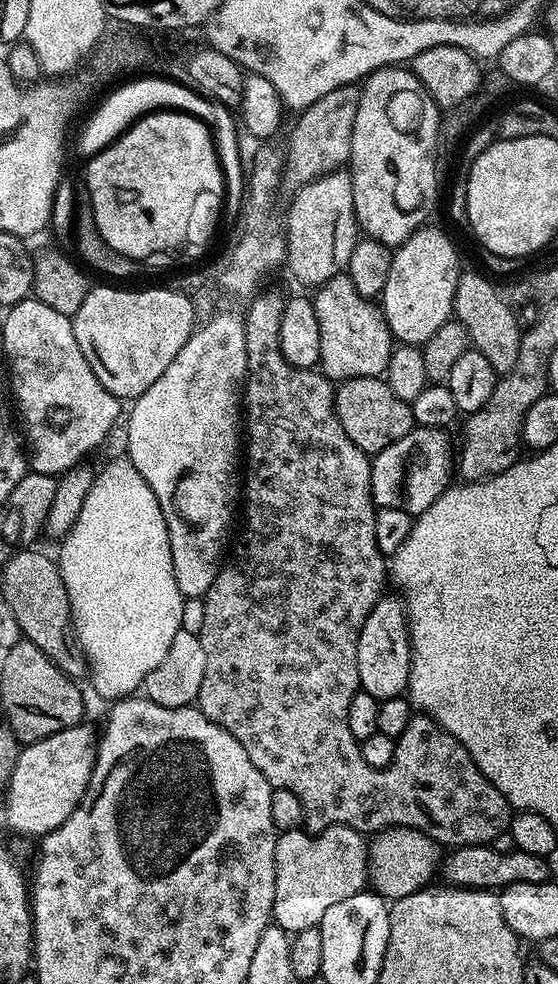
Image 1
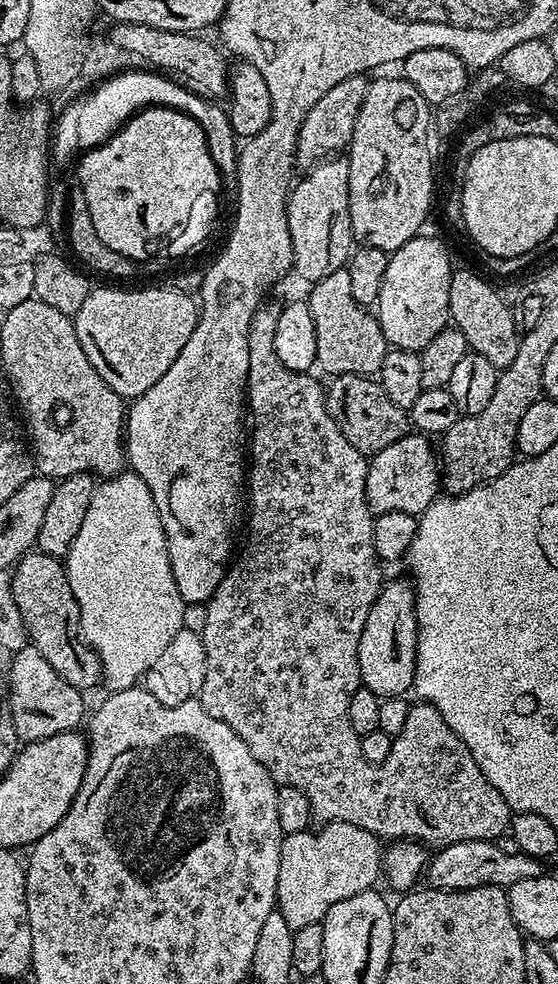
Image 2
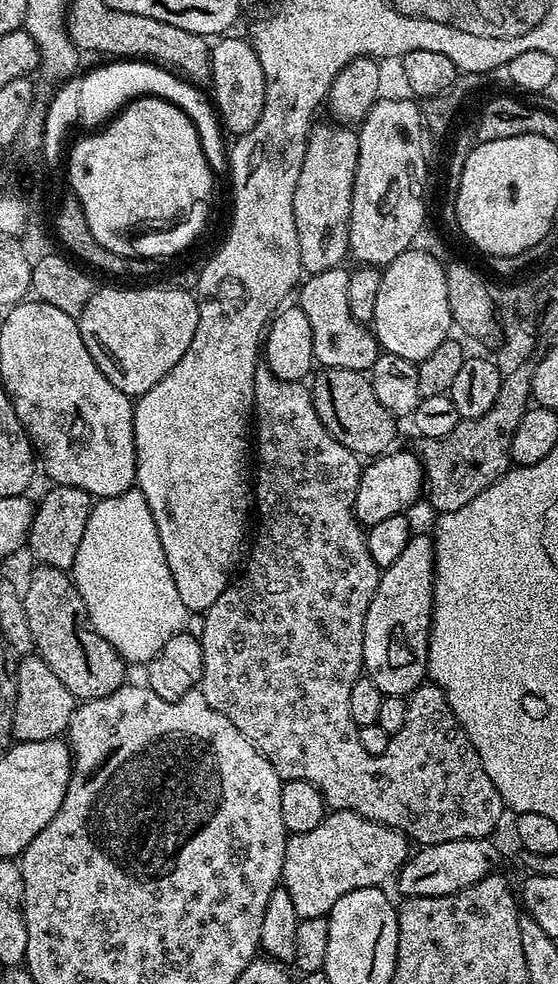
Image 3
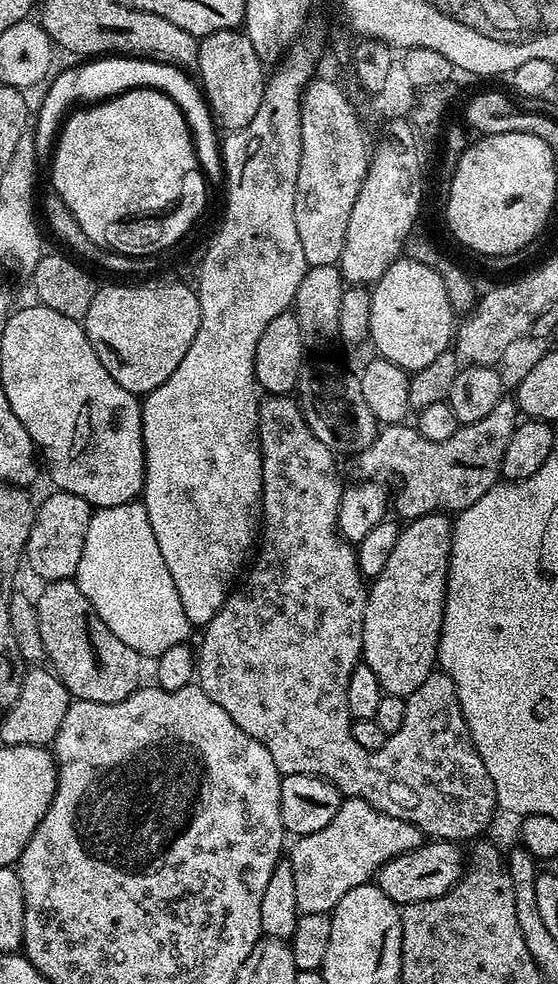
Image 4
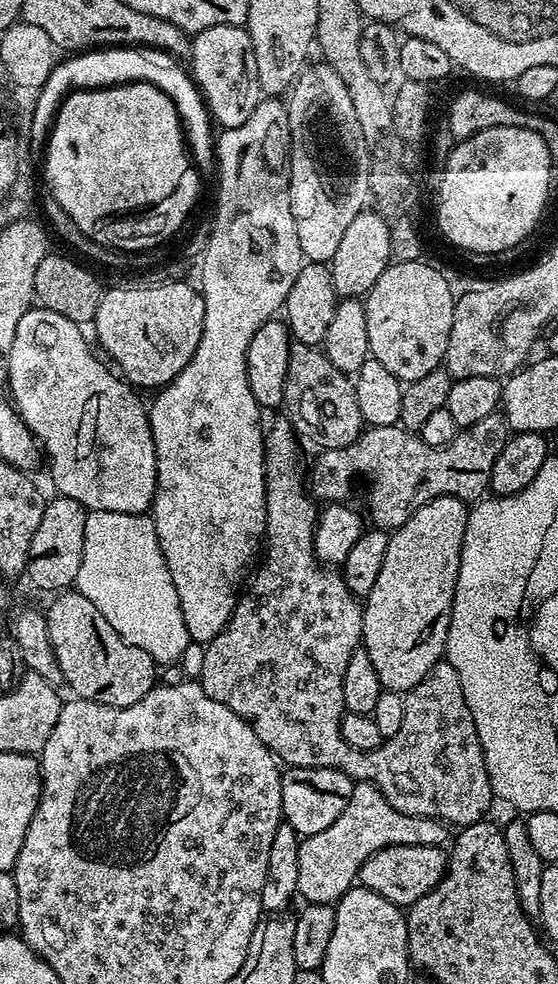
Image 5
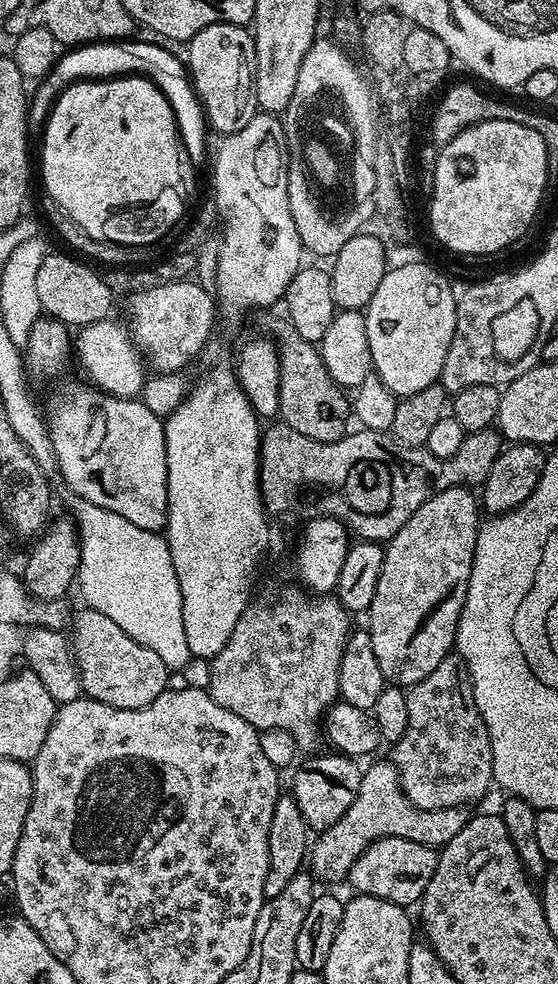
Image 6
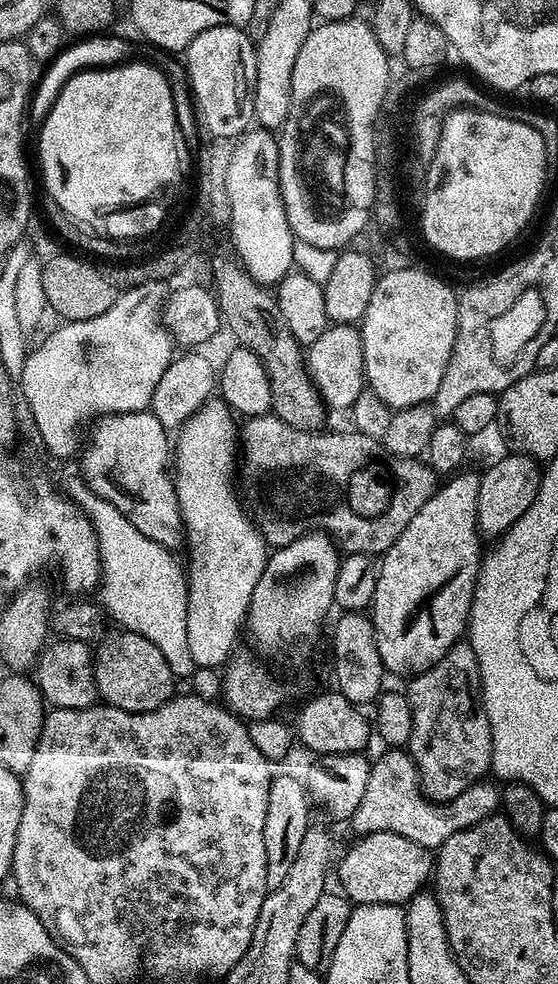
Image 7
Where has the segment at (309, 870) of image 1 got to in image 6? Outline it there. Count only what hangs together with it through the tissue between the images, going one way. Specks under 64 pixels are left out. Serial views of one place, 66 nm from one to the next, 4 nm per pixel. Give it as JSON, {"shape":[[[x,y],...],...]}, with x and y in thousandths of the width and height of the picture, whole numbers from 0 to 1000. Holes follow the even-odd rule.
{"shape":[[[701,774],[667,776],[651,782],[642,811],[599,835],[599,839],[579,842],[573,850],[556,858],[556,886],[568,895],[611,894],[622,891],[640,872],[670,856],[685,852],[735,852],[735,856],[756,856],[783,864],[796,861],[828,839],[835,839],[842,825],[837,820],[801,821],[799,823],[756,823],[728,811],[717,801],[717,790],[710,788],[710,778]]]}

